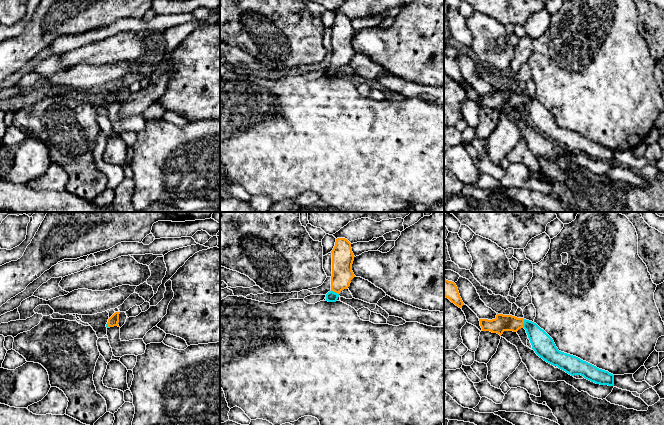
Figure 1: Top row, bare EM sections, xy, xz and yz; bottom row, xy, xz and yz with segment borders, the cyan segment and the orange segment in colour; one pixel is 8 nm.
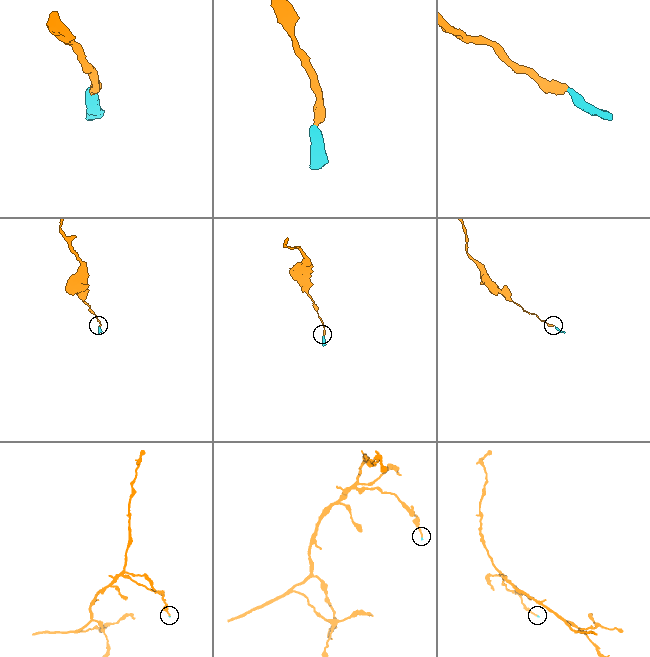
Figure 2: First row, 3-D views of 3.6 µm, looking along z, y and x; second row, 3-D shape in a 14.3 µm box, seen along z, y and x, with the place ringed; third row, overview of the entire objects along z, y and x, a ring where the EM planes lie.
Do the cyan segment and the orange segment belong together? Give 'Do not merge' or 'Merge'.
Merge

